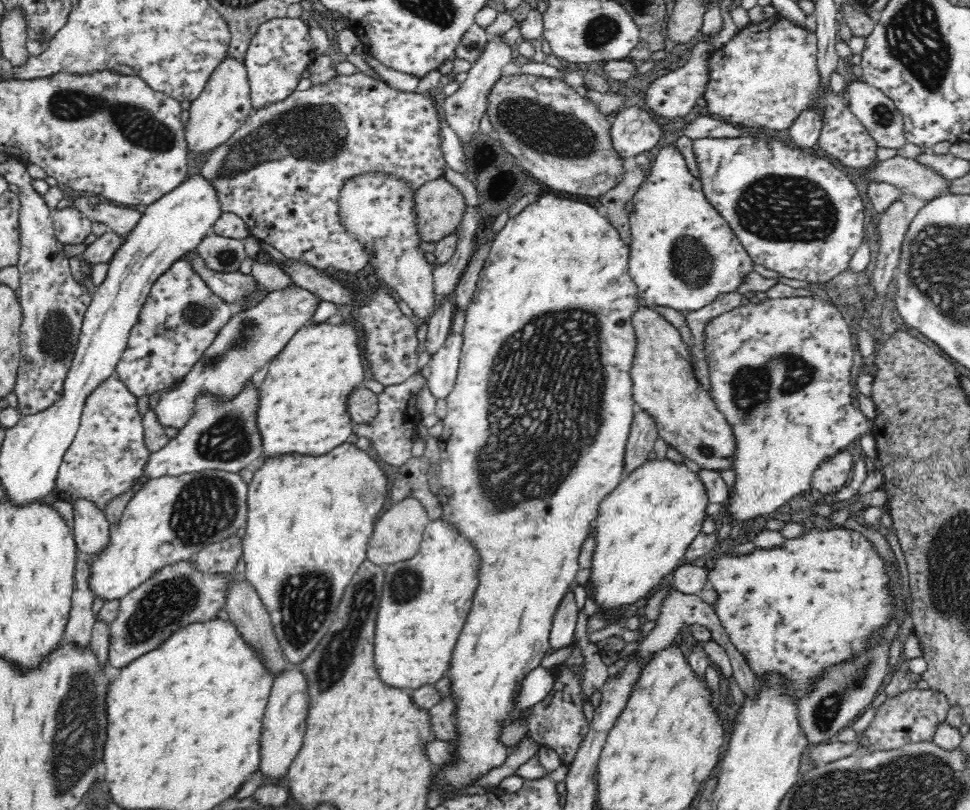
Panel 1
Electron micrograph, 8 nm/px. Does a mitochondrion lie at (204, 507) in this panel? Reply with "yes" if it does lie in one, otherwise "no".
yes

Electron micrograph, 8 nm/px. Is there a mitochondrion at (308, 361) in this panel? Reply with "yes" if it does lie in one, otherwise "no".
no

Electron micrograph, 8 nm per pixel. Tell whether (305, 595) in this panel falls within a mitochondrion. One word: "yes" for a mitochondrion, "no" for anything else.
yes

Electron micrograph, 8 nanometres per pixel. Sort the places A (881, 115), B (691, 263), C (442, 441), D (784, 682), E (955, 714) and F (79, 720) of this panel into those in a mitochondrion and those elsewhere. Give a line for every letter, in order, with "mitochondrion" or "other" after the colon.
A: mitochondrion
B: mitochondrion
C: other
D: other
E: other
F: mitochondrion

